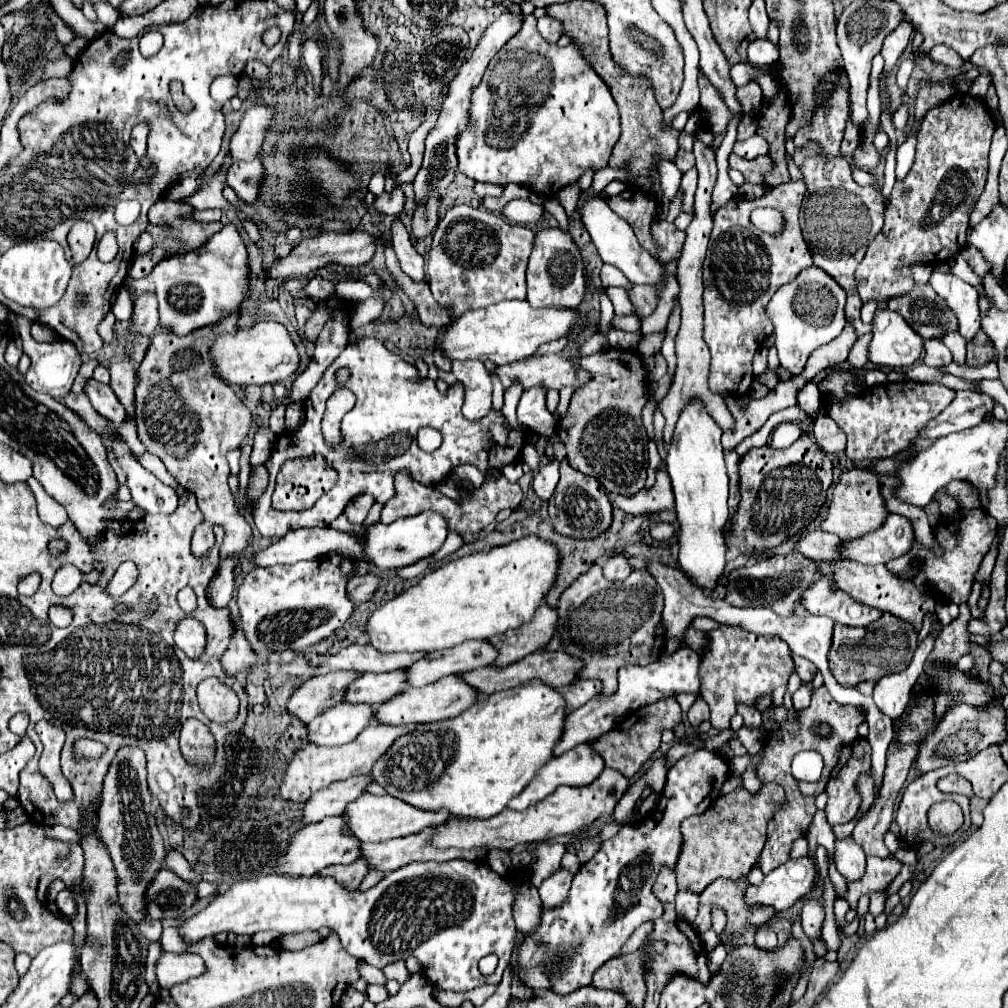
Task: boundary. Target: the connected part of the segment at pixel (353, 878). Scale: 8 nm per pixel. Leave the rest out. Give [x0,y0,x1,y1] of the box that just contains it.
[319,859,369,889]

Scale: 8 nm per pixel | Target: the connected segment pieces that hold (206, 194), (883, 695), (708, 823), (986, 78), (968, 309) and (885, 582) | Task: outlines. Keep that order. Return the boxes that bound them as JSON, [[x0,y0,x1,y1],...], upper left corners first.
[[183,152,236,211],[873,631,937,719],[677,785,785,893],[969,75,993,99],[929,271,981,341],[819,561,935,629]]

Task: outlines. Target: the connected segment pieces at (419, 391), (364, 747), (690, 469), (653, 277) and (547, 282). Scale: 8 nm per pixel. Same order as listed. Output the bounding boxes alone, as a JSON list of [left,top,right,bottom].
[[253,339,529,539],[281,723,413,803],[667,399,729,587],[581,195,663,285],[527,227,585,307]]

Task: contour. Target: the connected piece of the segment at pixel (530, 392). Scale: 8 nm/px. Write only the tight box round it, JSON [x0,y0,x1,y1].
[517,387,557,435]

